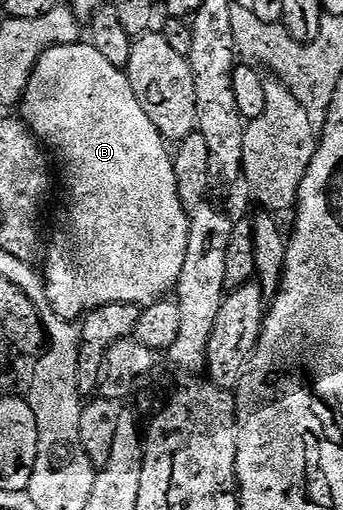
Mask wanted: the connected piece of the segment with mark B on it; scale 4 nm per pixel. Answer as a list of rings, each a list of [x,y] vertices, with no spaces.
[[[79,40],[74,43],[66,43],[63,46],[52,46],[40,55],[34,70],[27,80],[26,91],[21,98],[21,117],[30,127],[39,143],[51,146],[62,157],[62,178],[66,181],[66,194],[70,199],[66,202],[66,226],[70,234],[58,234],[54,243],[50,246],[50,255],[46,258],[46,287],[44,293],[52,304],[57,316],[66,319],[78,320],[87,312],[97,309],[99,306],[112,305],[115,302],[132,302],[137,304],[153,304],[163,296],[175,289],[178,277],[184,268],[184,256],[188,252],[188,236],[190,235],[190,220],[186,209],[180,204],[180,196],[176,192],[176,172],[174,160],[168,147],[168,142],[157,130],[148,114],[141,107],[132,90],[132,84],[127,78],[127,71],[121,66],[112,64],[104,52],[100,52],[97,45],[89,41]]]

